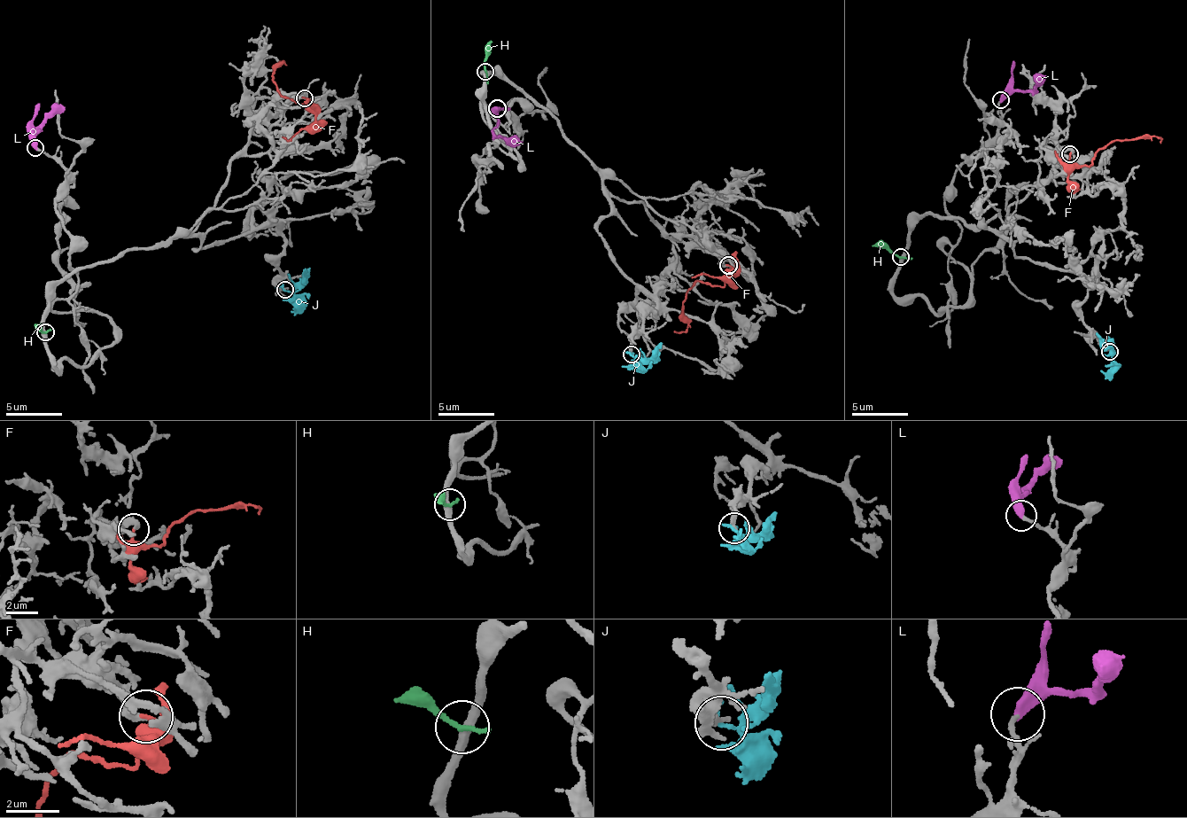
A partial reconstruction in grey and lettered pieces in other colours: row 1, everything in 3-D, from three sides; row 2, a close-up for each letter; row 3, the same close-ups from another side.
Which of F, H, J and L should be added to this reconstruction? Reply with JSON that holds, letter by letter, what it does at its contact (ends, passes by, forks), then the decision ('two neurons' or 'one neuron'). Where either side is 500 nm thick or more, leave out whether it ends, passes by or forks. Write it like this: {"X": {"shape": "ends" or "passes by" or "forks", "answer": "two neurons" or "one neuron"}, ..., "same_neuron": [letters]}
{"F": {"shape": "ends", "answer": "two neurons"}, "H": {"shape": "ends", "answer": "two neurons"}, "J": {"shape": "passes by", "answer": "two neurons"}, "L": {"shape": "ends", "answer": "one neuron"}, "same_neuron": ["L"]}

